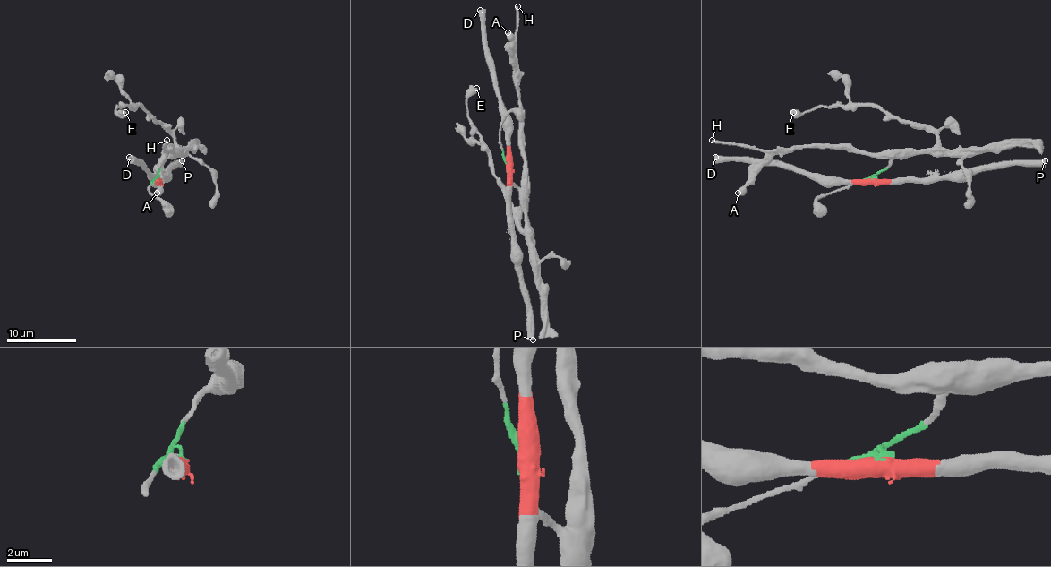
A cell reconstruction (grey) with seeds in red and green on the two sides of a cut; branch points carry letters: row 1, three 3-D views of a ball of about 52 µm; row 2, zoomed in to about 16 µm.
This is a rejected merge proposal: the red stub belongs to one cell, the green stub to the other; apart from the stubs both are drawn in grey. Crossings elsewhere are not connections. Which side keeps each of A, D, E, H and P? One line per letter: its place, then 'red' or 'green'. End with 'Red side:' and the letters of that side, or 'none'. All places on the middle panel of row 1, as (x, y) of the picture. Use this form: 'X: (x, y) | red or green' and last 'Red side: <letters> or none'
A: (508, 32) | green
D: (480, 10) | red
E: (476, 88) | green
H: (517, 6) | green
P: (533, 339) | red
Red side: D, P

